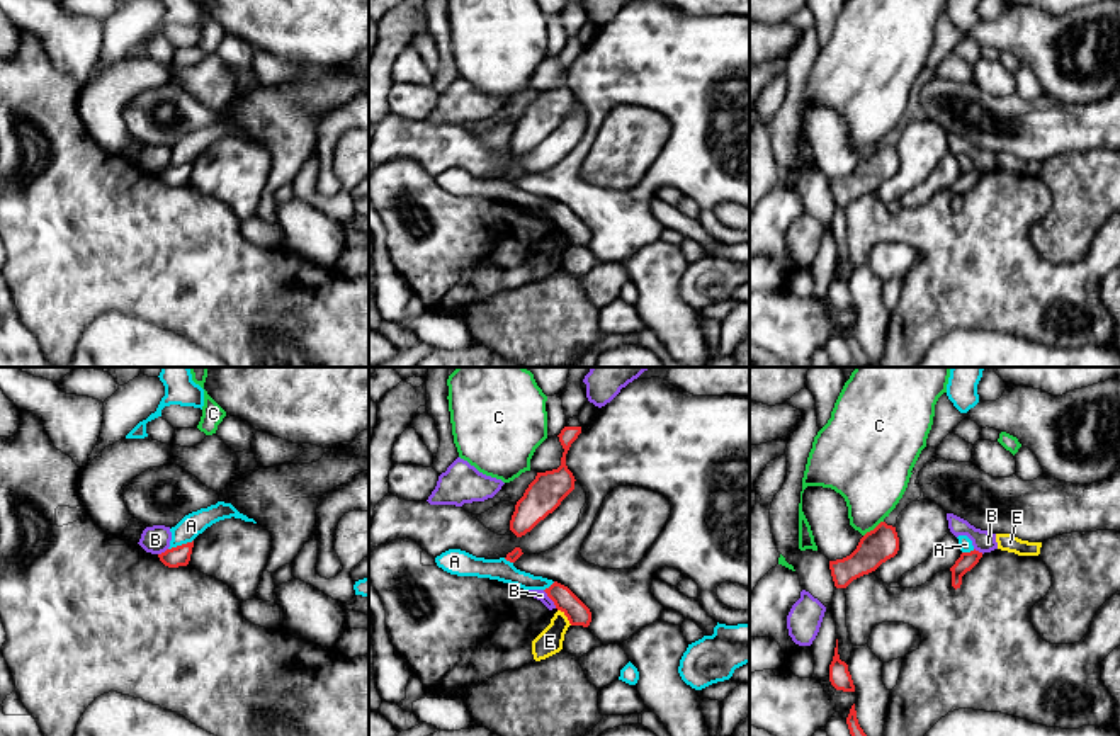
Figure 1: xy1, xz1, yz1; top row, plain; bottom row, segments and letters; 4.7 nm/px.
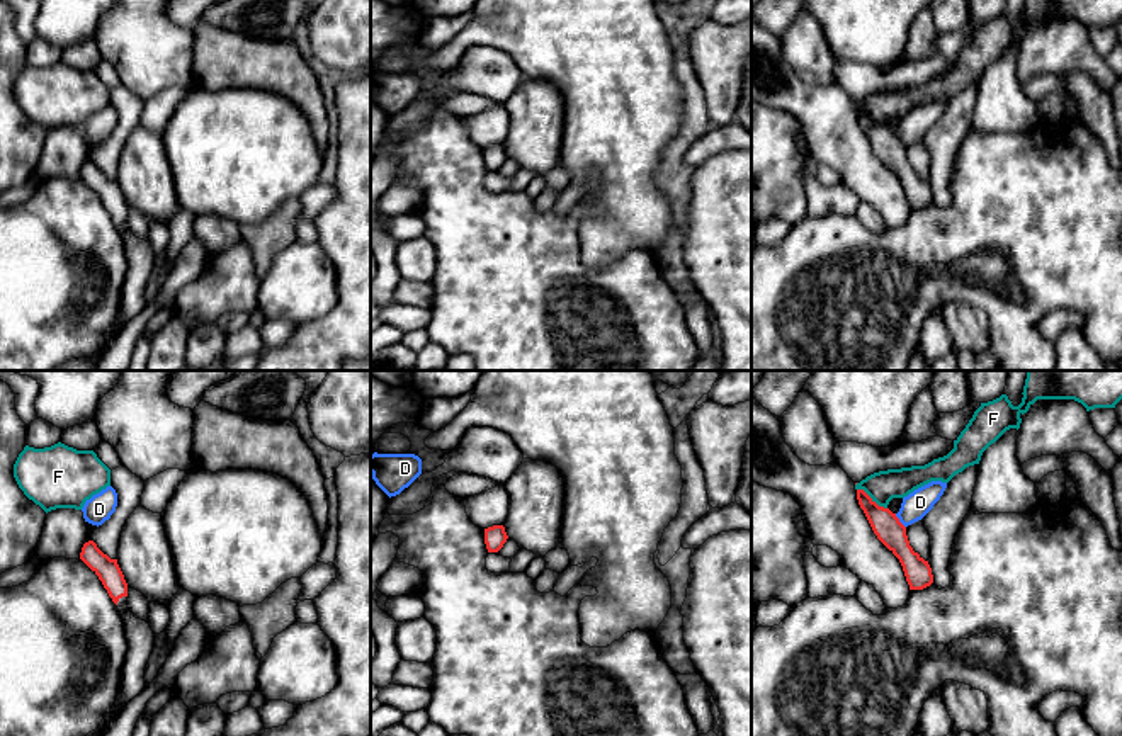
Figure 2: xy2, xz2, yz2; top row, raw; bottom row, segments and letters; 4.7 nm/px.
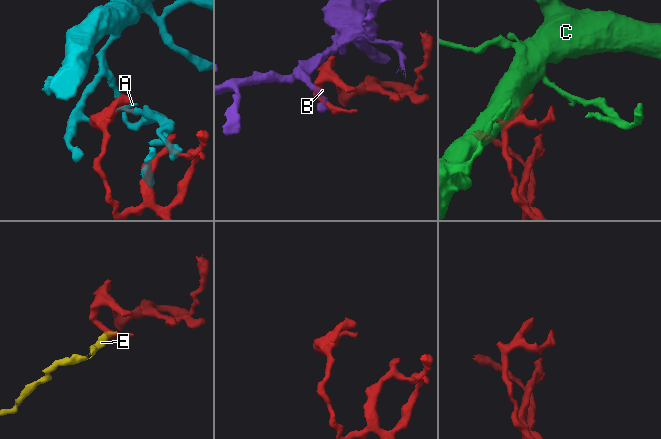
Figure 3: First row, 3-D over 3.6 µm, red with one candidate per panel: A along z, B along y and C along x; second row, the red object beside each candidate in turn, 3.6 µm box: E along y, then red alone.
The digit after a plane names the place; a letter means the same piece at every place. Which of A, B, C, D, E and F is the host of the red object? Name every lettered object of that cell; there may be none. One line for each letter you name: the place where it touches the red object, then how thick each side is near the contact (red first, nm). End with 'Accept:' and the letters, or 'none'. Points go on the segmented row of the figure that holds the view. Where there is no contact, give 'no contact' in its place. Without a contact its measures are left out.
Accept: none

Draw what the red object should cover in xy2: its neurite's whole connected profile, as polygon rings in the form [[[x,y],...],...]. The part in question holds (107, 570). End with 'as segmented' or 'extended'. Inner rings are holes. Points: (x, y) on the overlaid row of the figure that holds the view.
[[[94,541],[83,544],[80,559],[99,576],[117,610],[126,610],[128,583],[117,559],[110,559],[107,554],[104,554]]]; extended

